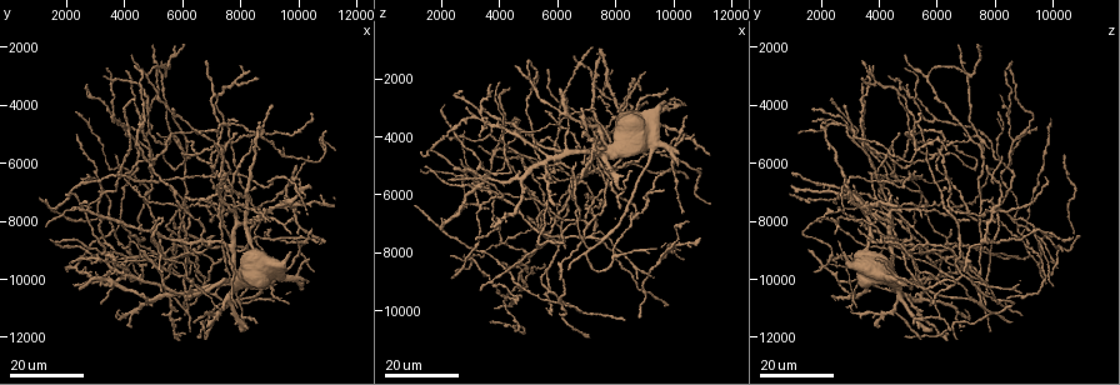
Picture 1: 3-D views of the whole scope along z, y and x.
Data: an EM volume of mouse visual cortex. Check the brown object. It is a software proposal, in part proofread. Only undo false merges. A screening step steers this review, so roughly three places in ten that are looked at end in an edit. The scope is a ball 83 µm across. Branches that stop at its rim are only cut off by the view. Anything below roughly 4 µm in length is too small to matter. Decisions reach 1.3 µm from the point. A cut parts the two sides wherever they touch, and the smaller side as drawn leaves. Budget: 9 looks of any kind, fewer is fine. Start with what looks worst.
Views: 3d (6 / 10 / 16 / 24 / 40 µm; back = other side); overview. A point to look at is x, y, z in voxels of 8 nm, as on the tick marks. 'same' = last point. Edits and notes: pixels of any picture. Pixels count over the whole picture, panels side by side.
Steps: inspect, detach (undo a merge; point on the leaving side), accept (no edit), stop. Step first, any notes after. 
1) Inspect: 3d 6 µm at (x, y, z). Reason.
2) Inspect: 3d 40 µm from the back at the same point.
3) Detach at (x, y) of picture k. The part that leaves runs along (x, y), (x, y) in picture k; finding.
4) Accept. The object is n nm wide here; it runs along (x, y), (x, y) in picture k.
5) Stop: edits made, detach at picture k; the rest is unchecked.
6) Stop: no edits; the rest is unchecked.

Inspect: 3d 16 µm at (7500, 4600, 2500). Looks like a crossing.

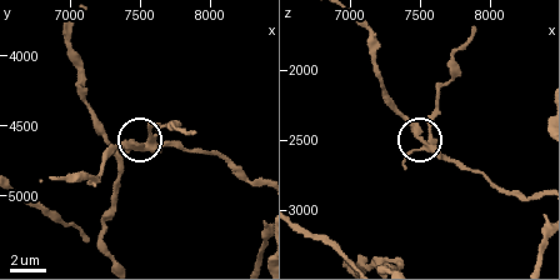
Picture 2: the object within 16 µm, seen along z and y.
Inspect: 3d 10 µm at (7580, 4620, 2520).

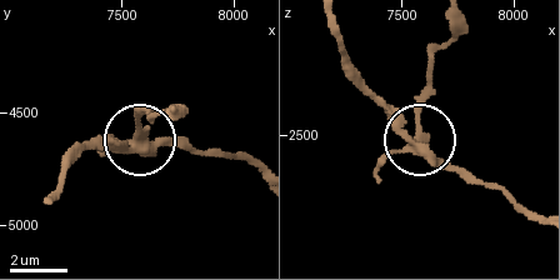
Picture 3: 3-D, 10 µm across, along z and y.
Detach at (101, 155) of picture 3. 4 arms meet here; the part that leaves runs along (423, 146), (418, 114), (433, 56), (451, 20) in picture 3; a second neuron is stuck on.

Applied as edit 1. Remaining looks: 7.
Inspect: 3d 16 µm at (3200, 8500, 6400). Four arms meet.

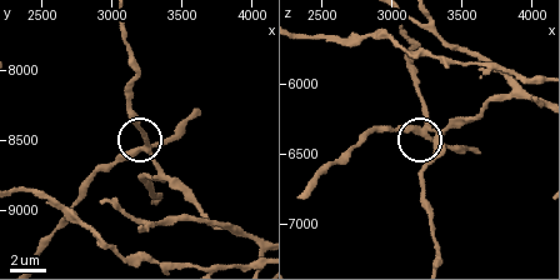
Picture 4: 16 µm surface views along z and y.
Inspect: 3d 6 µm at (3280, 8560, 6320). Closer look.

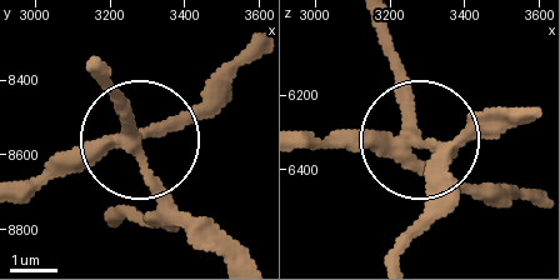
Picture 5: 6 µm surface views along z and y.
Accept. 4 arms meet here; it runs along (30, 200), (125, 144), (205, 235) in picture 5; all the same neuron.

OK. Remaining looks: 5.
Inspect: 3d 16 µm at (5900, 8000, 4600).

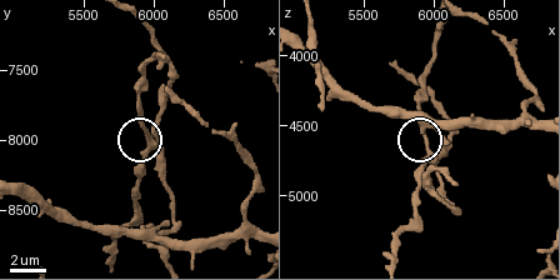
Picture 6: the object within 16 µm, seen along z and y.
Inspect: 3d 10 µm at (5980, 8000, 4700).

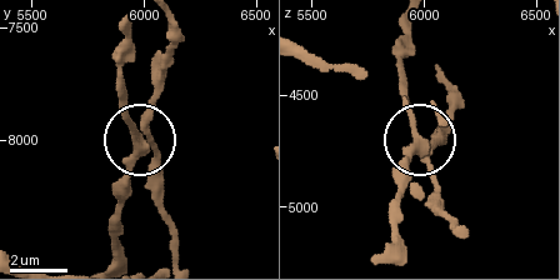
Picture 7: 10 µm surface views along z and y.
Accept. 4 arms meet here; it runs along (386, 256), (394, 241), (394, 181), (418, 149), (404, 73) in picture 7; continuous, no second neuron.

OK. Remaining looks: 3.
Inspect: 3d 24 µm at (6200, 11000, 7600). Three-way junction.

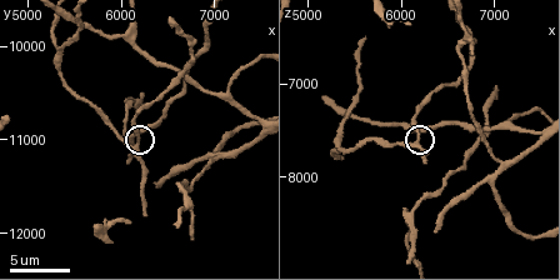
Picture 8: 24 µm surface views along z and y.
Inspect: 3d 10 µm at (6200, 11050, 7650).

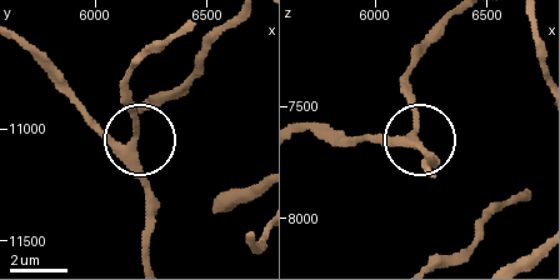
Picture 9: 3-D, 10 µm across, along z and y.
Accept. The object is 250 nm wide here; it runs along (21, 43), (115, 136), (134, 146), (149, 199) in picture 9; all the same neuron.

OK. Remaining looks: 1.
Stop: edits made, detach at picture 3; the rest is unchecked.

